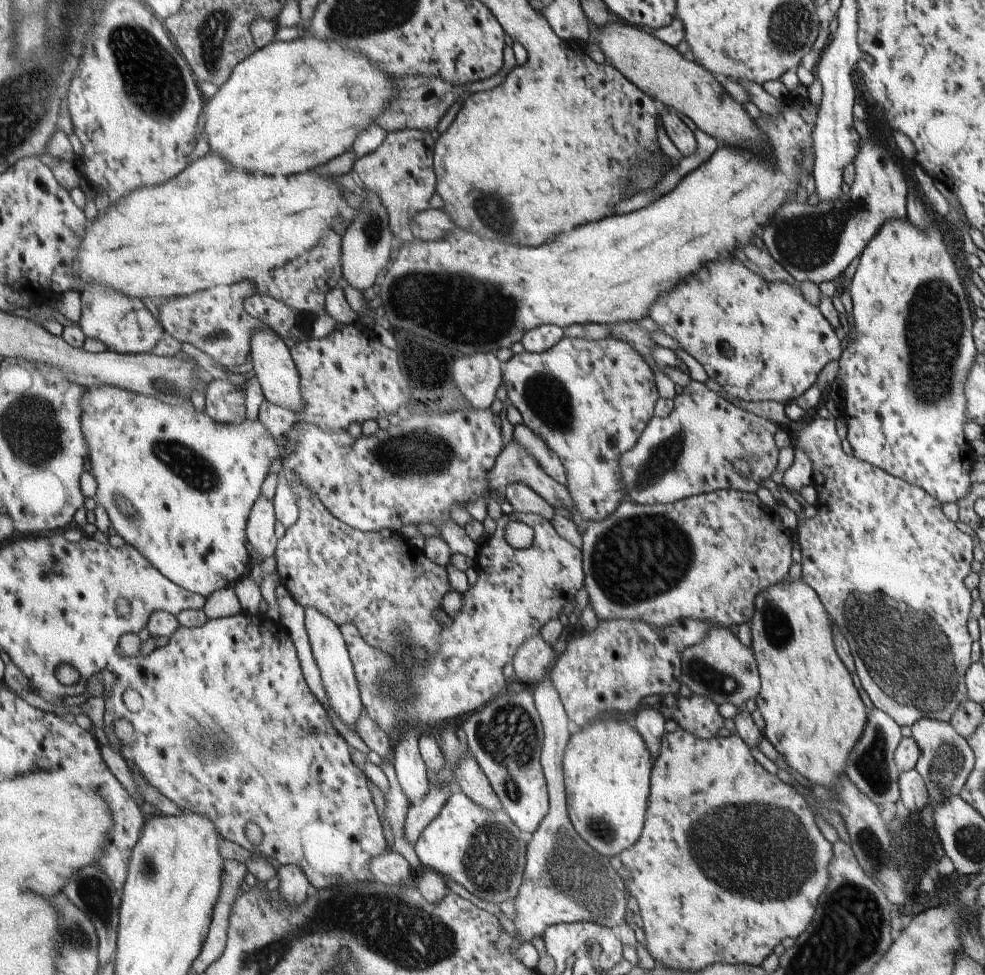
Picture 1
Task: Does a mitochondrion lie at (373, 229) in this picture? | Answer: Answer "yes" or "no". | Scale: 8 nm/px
yes

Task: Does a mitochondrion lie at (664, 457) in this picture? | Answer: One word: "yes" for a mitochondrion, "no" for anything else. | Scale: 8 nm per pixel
yes

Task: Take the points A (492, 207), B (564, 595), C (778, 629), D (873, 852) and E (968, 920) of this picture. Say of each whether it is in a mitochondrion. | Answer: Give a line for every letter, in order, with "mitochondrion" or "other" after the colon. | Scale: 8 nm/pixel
A: mitochondrion
B: other
C: mitochondrion
D: mitochondrion
E: other

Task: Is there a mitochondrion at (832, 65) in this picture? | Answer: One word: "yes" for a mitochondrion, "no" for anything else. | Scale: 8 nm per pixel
no

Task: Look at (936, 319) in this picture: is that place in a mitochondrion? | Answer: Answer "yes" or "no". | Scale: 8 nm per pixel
yes

